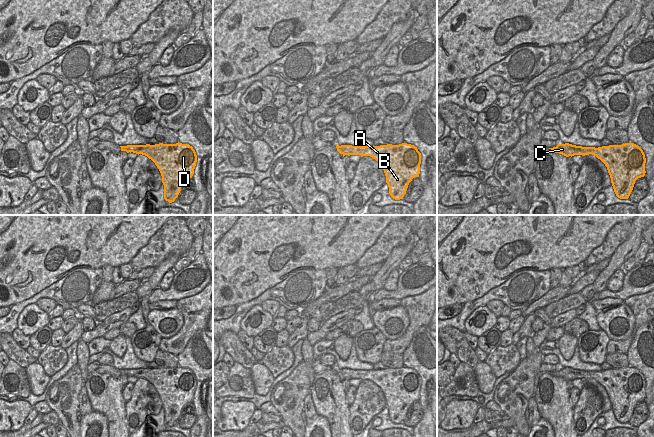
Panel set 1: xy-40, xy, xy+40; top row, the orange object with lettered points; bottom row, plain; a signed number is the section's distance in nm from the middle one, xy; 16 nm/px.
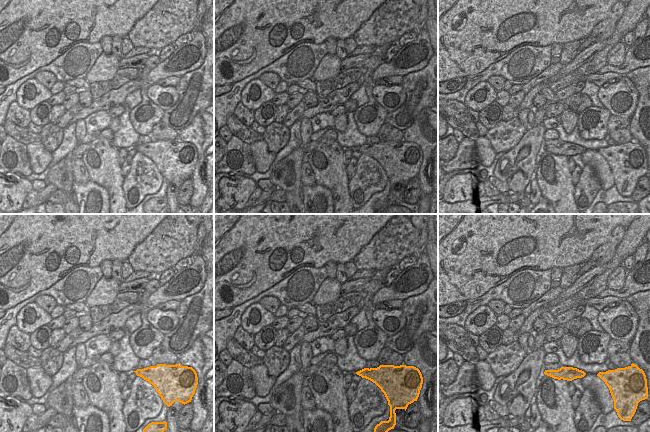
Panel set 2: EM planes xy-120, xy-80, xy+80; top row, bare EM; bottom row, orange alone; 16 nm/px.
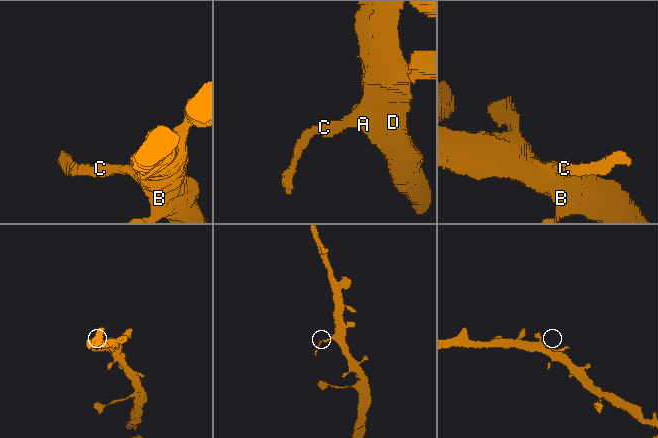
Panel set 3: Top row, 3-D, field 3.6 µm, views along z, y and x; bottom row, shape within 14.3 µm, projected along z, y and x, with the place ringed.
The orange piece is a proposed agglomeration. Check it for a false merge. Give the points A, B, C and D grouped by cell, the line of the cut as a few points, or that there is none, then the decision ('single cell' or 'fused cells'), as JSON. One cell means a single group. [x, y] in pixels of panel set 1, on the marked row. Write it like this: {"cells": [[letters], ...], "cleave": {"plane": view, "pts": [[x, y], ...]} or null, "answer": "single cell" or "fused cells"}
{"cells": [["A", "B", "D"], ["C"]], "cleave": {"plane": "xy", "pts": [[370, 146], [355, 148]]}, "answer": "fused cells"}

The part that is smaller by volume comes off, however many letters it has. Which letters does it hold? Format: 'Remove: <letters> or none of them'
Remove: C

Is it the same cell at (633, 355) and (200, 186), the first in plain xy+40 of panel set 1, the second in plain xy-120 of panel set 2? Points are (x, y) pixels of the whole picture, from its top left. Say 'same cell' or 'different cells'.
same cell

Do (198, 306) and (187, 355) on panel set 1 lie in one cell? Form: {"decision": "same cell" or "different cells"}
{"decision": "different cells"}

